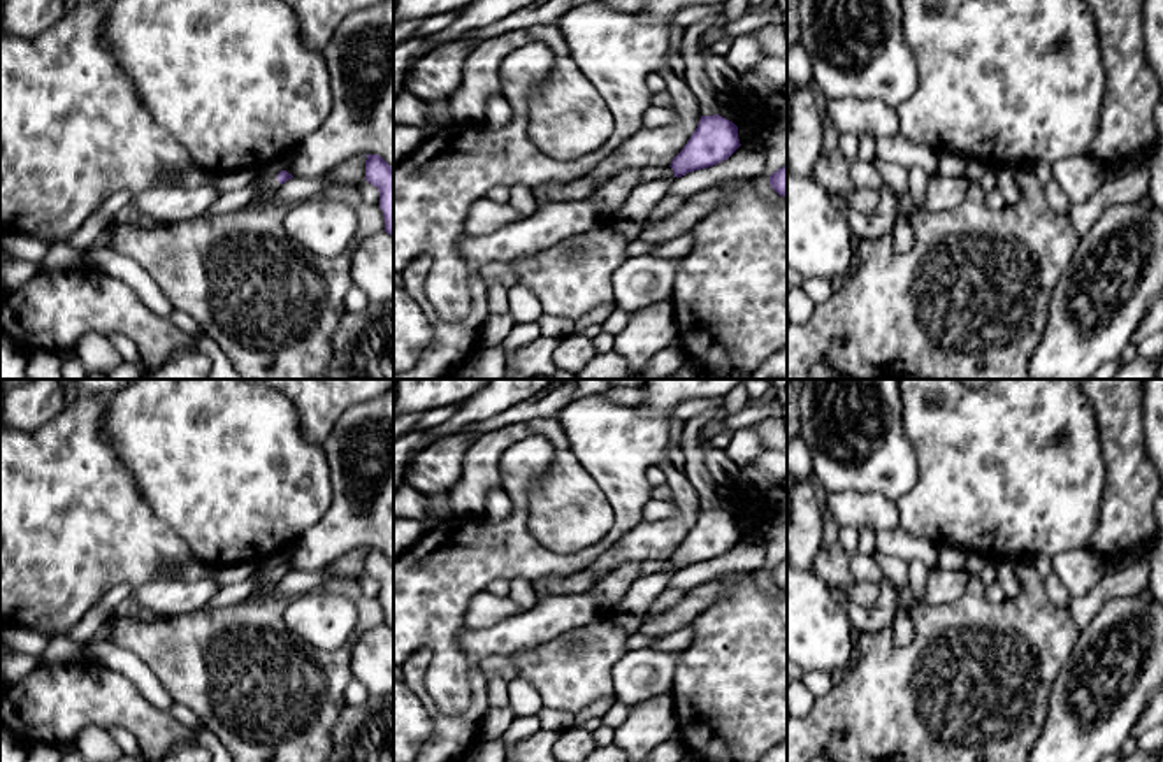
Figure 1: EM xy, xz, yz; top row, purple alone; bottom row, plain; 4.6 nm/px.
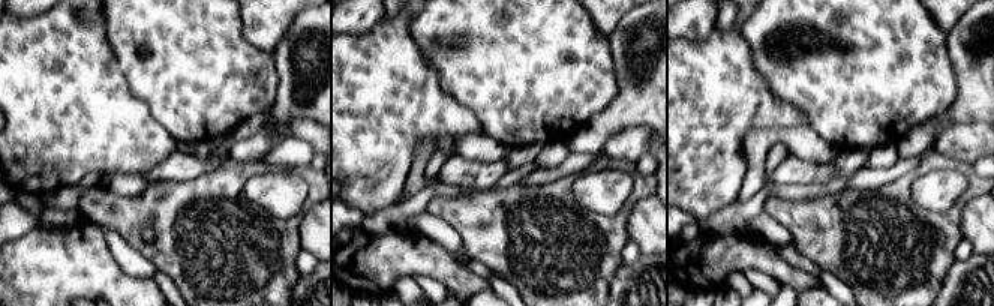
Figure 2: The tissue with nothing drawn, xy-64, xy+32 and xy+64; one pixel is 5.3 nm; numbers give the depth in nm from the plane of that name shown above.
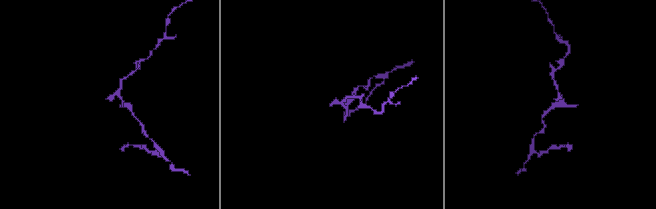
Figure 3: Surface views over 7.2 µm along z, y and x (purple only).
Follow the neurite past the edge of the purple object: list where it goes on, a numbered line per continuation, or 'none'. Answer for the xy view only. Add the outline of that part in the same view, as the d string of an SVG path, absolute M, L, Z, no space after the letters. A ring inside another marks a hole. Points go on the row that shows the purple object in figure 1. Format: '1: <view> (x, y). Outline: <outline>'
1: xy (262, 183). Outline: M256 170L249 184L255 188L258 197L269 190L274 190L279 184L279 181L278 176L265 176L262 170Z

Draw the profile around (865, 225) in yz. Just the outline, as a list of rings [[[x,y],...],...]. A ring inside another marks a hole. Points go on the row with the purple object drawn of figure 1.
[[[885,184],[878,191],[878,198],[878,205],[871,212],[857,212],[852,209],[845,212],[854,241],[882,237],[891,232],[898,212],[896,193]]]

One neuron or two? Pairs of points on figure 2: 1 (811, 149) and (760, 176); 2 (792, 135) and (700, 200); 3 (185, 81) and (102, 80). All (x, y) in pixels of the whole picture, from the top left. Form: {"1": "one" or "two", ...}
{"1": "one", "2": "two", "3": "two"}

